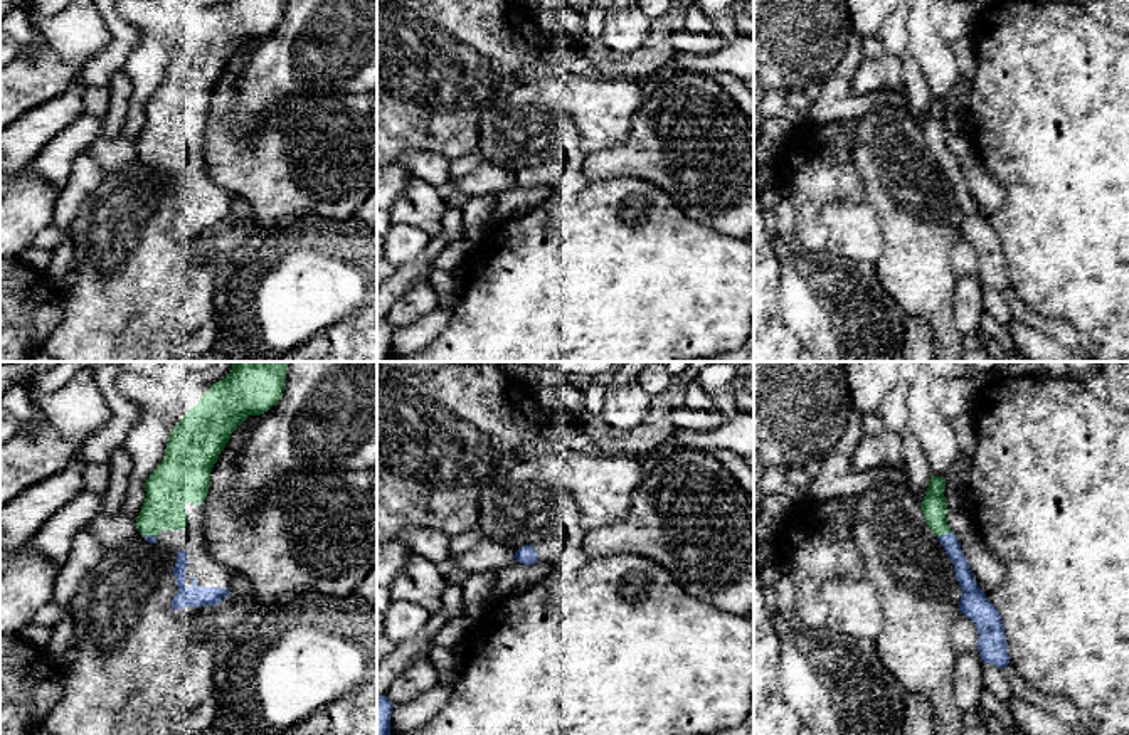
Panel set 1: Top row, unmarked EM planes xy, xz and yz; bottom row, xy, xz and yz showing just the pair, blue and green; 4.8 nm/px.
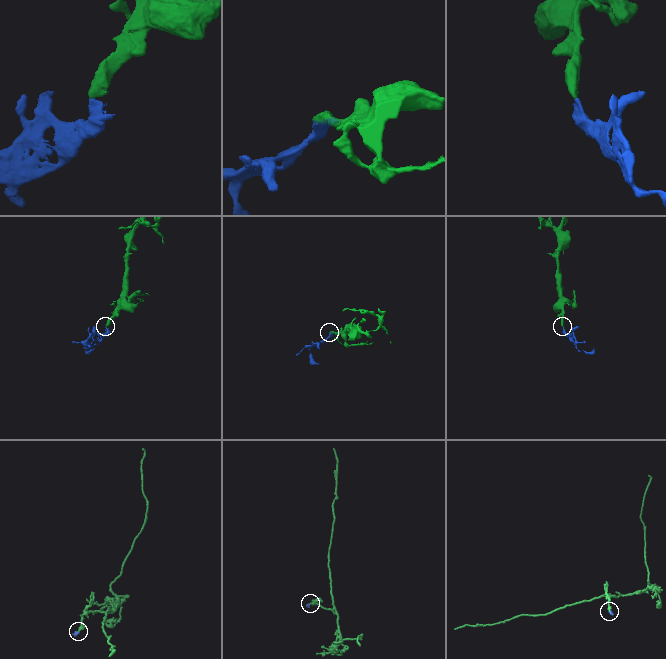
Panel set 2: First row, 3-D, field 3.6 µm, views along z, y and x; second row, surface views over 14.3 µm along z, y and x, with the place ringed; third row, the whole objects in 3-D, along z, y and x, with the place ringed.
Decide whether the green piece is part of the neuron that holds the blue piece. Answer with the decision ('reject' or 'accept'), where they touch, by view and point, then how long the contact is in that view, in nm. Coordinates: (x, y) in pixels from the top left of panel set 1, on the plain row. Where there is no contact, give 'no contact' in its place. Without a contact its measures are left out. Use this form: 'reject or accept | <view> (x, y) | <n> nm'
accept | yz (943, 158) | 70 nm

